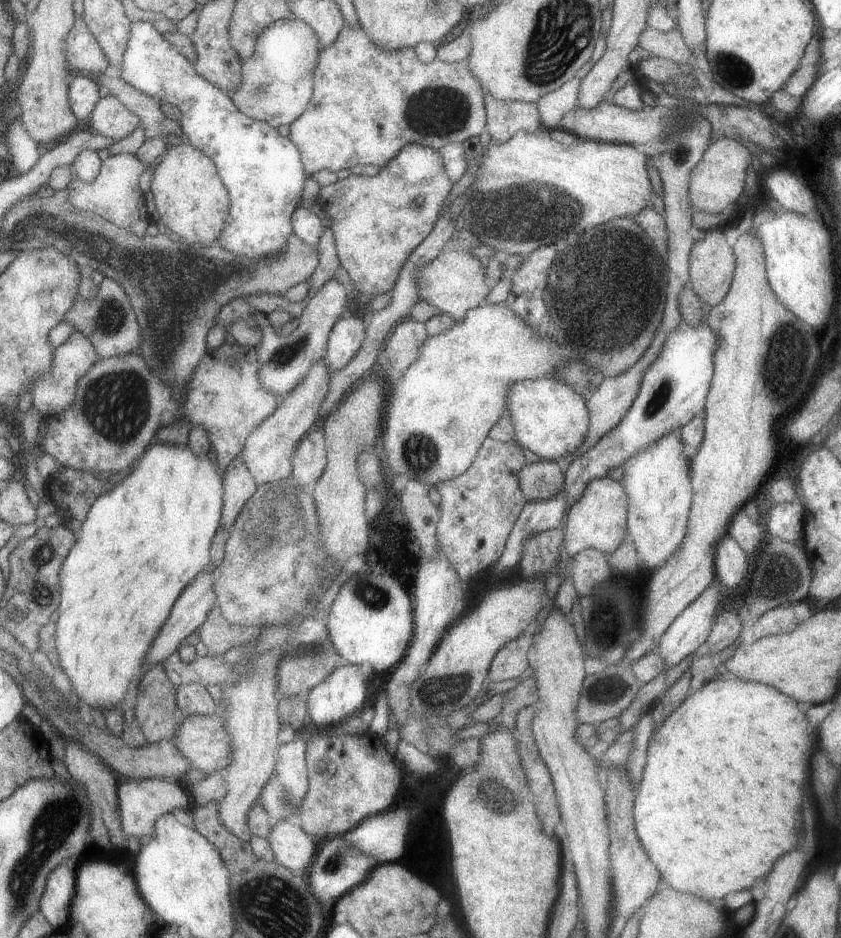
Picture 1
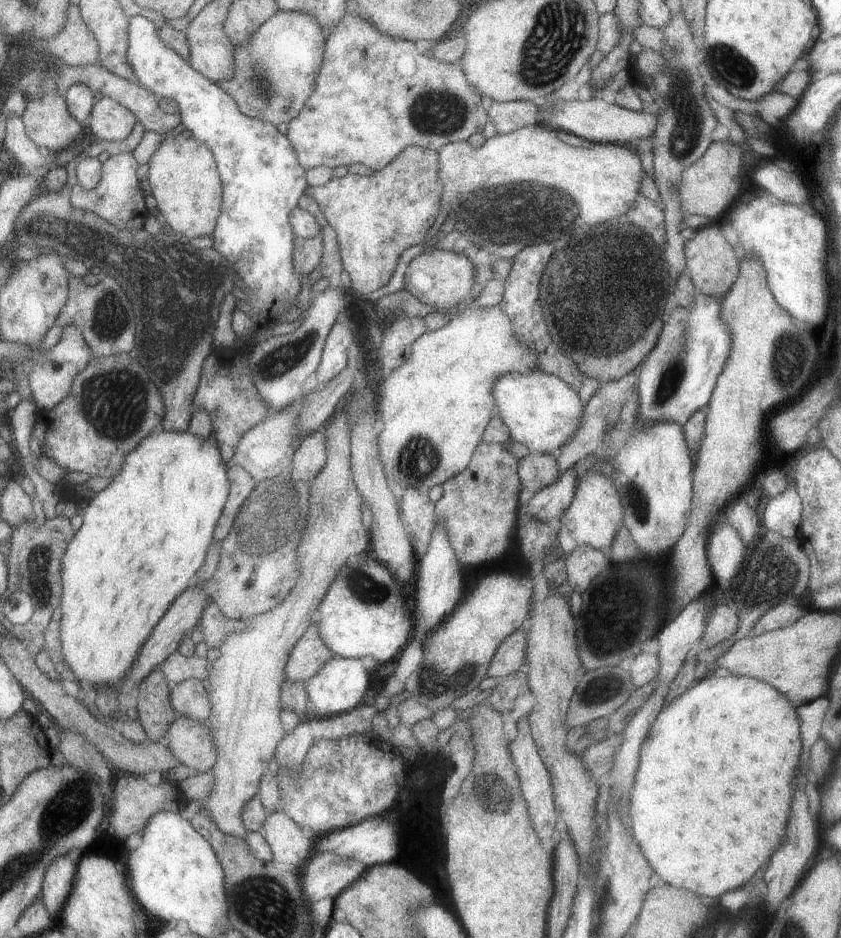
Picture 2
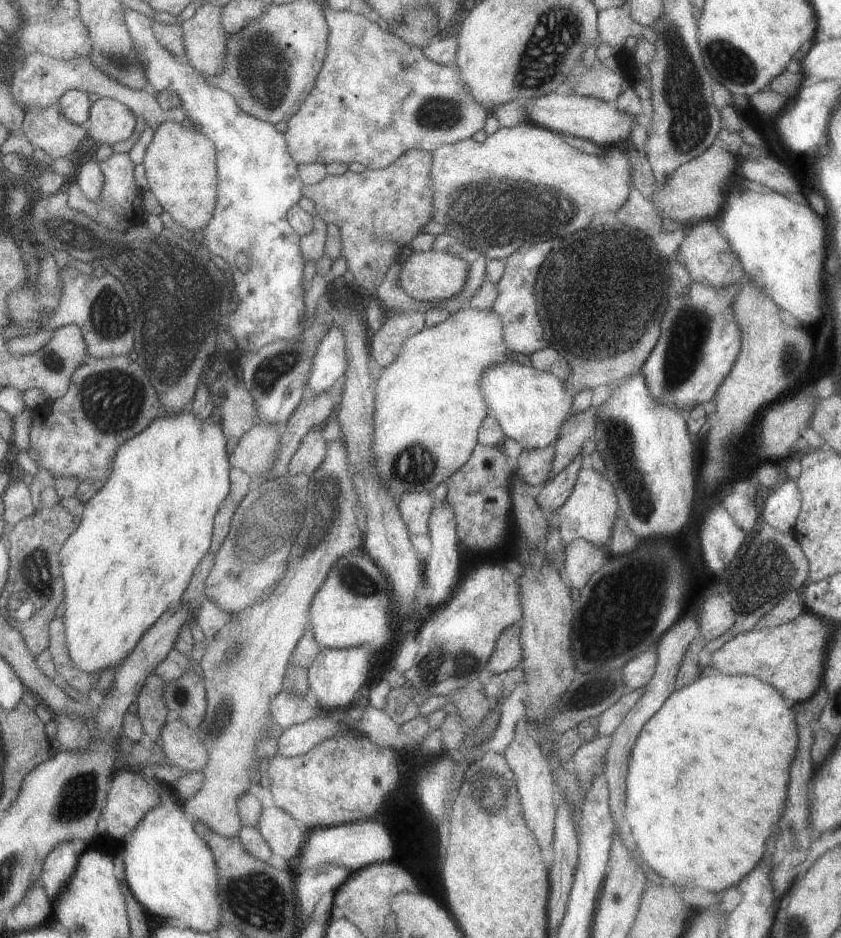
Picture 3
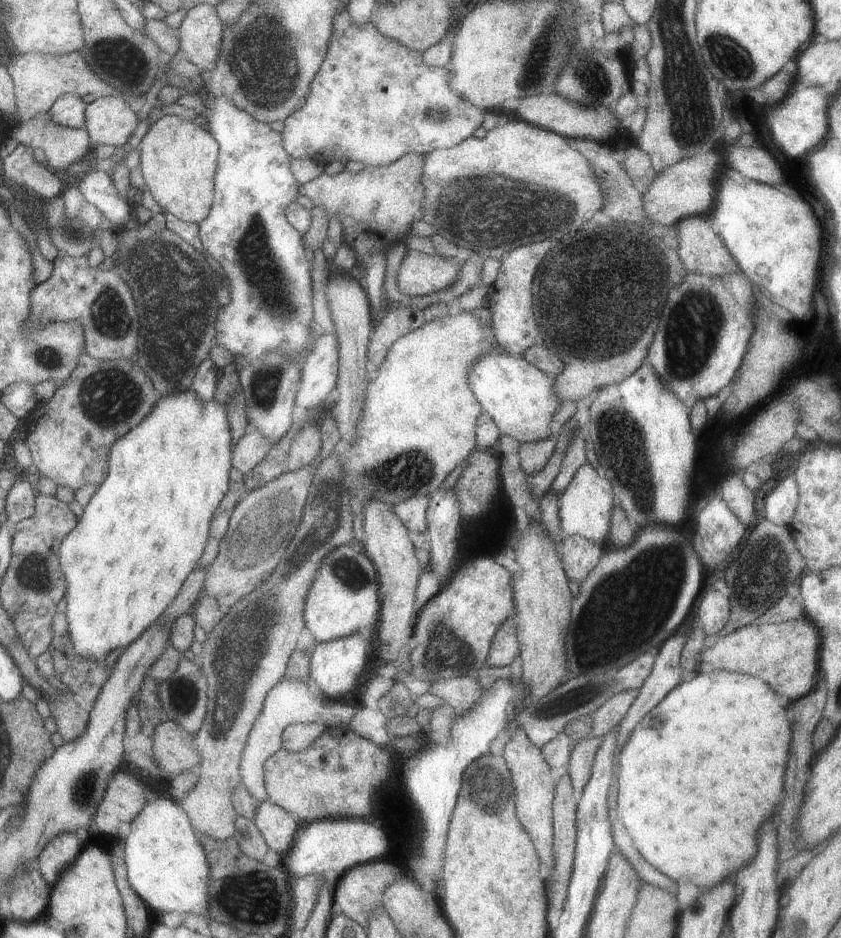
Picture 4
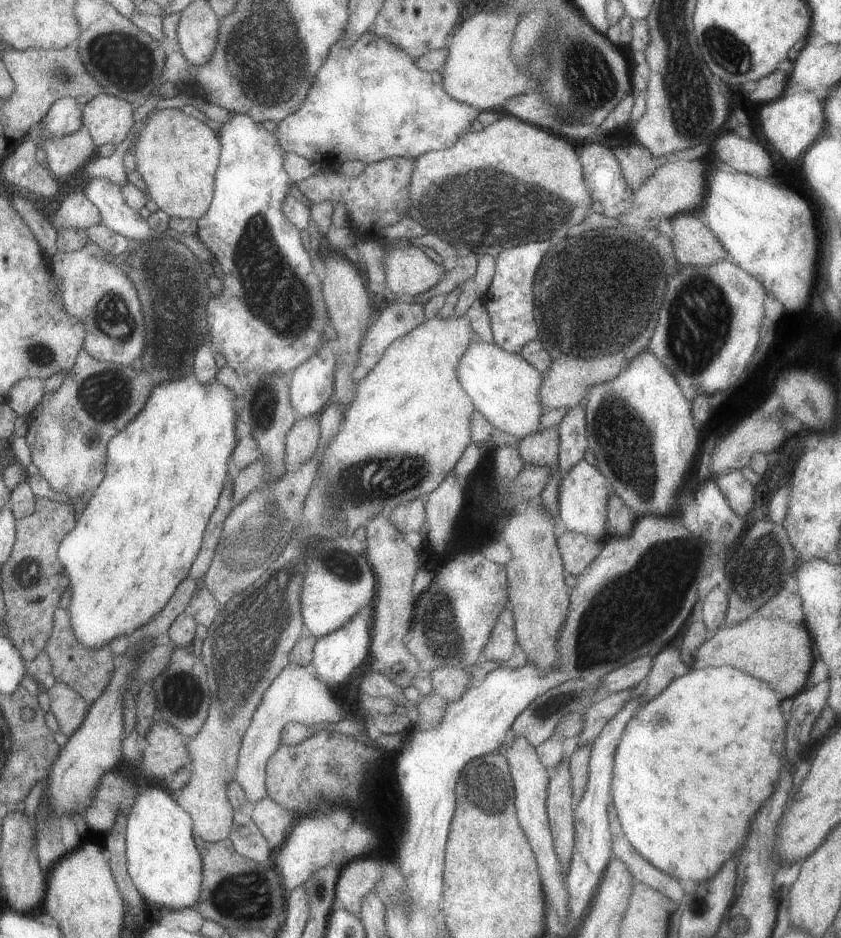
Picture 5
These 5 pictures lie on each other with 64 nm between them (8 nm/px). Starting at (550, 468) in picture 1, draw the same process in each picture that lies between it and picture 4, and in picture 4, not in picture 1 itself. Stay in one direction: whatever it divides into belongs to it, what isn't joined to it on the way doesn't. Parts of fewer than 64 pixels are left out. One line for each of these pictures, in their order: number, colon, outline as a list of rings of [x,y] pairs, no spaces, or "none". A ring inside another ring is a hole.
2: [[[529,452],[527,456],[523,456],[519,460],[517,474],[519,474],[523,488],[527,488],[531,492],[539,492],[541,488],[553,484],[559,478],[555,454]]]
3: [[[549,444],[545,448],[527,448],[515,458],[519,462],[519,476],[527,484],[545,484],[551,472],[551,460],[555,456],[555,446]]]
4: [[[551,434],[545,440],[521,444],[515,458],[517,458],[517,464],[525,470],[525,474],[531,476],[531,474],[535,474],[535,472],[545,468],[545,464],[553,456],[555,448],[557,448],[557,438],[555,438],[555,434]]]

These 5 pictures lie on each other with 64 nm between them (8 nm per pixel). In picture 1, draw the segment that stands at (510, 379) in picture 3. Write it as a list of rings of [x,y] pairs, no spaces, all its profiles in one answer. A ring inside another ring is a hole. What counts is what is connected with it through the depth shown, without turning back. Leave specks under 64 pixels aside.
[[[539,378],[511,382],[505,390],[505,414],[511,418],[515,432],[515,444],[529,448],[541,460],[561,460],[563,456],[575,452],[589,428],[587,404],[581,394],[577,394],[569,384],[557,378]]]

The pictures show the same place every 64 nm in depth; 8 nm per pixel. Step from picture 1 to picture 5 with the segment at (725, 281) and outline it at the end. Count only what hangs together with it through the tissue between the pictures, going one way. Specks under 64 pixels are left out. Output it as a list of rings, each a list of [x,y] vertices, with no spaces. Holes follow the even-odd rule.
[[[677,214],[669,222],[673,232],[671,244],[679,266],[709,266],[721,258],[729,258],[703,220],[691,214]]]

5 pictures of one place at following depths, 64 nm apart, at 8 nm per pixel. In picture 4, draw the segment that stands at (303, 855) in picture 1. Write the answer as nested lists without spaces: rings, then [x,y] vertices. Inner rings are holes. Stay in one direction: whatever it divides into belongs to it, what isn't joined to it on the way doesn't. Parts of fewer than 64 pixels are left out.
[[[271,800],[259,802],[253,822],[257,830],[263,834],[267,846],[279,856],[283,856],[289,850],[297,828],[303,824],[295,814],[287,812],[279,804],[273,804]]]

